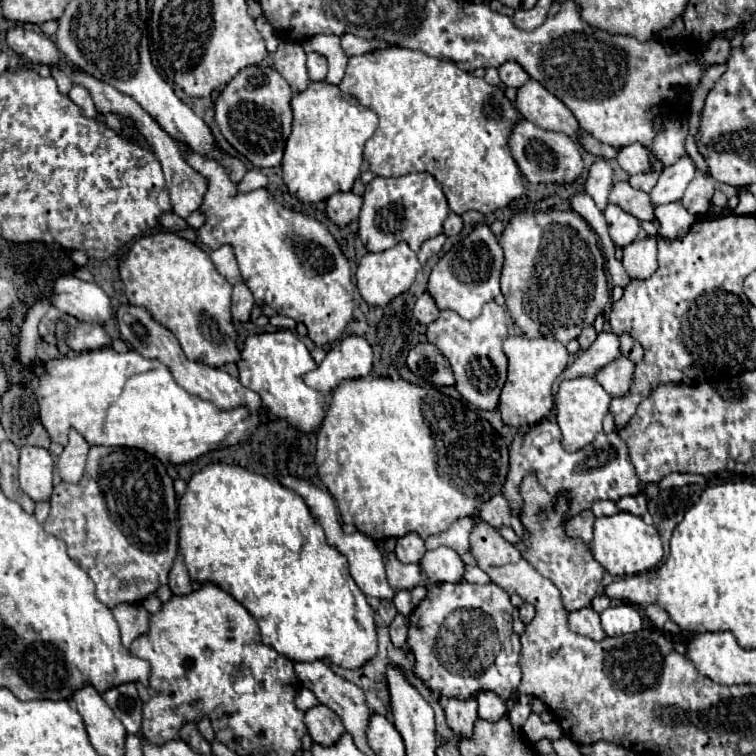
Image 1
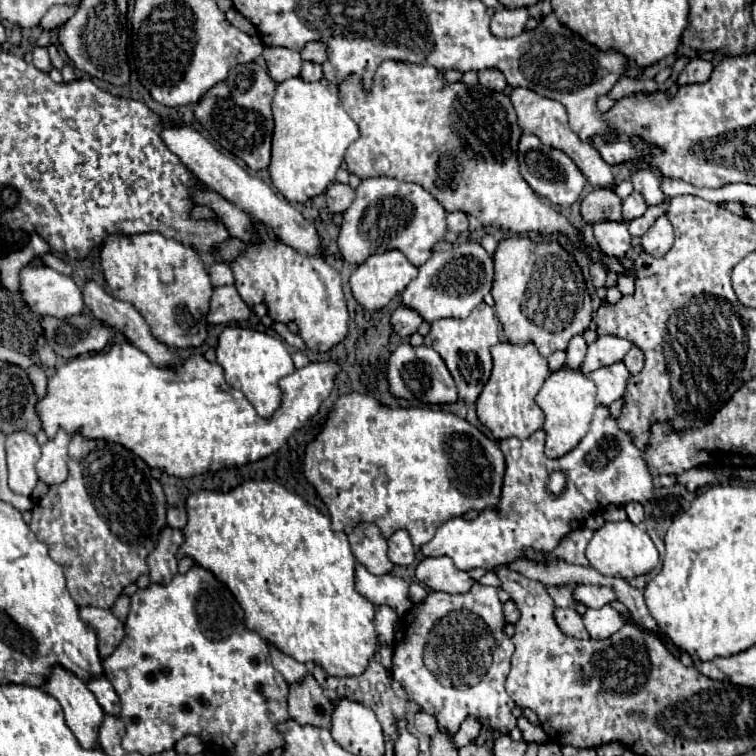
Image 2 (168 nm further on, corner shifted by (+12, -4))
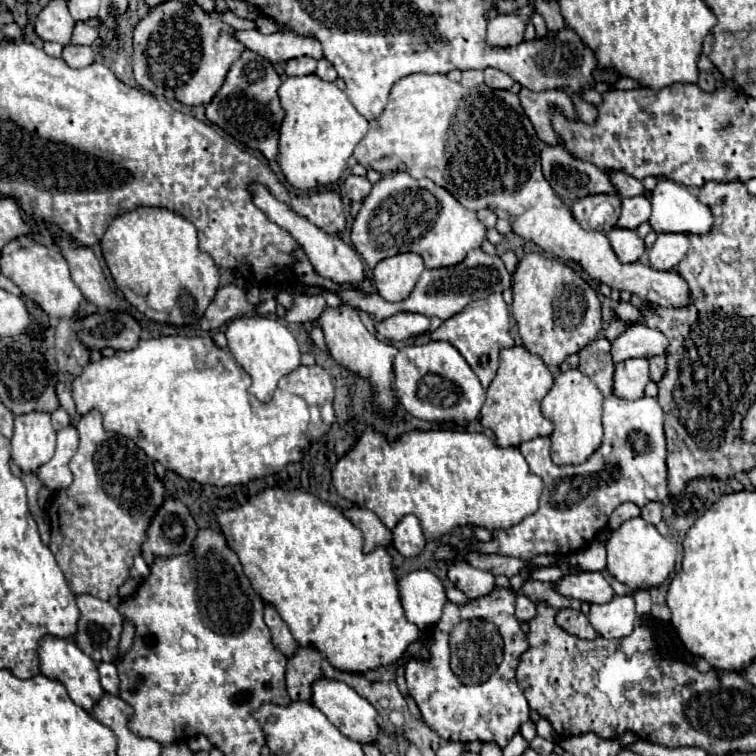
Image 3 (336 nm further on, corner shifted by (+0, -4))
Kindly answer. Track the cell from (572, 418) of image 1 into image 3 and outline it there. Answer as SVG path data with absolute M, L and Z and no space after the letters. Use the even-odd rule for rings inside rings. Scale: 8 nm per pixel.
M570 369L554 379L552 389L542 399L542 415L552 419L554 431L552 439L552 461L556 465L570 465L586 461L602 443L602 403L604 395L592 379L588 379L580 369Z

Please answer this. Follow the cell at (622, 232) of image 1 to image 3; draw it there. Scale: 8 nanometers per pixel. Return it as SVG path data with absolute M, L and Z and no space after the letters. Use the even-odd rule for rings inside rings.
M614 227L606 235L608 235L608 241L610 241L614 253L618 255L618 259L622 263L634 263L634 261L638 261L638 257L646 249L644 247L644 241L638 237L638 233L634 229Z

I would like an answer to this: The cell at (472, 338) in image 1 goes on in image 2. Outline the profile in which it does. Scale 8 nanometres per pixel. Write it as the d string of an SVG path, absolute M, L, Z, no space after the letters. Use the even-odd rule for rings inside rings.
M480 303L466 319L440 319L432 323L430 333L424 337L424 345L432 347L444 359L448 371L452 373L460 399L464 403L474 403L486 385L492 371L490 347L498 343L498 319L494 309L486 303Z

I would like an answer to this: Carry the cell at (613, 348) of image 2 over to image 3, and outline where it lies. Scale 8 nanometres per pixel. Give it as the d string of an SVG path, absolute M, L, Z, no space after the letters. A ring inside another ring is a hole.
M630 325L618 339L612 341L612 359L614 363L634 359L634 357L654 357L664 355L668 339L646 325Z

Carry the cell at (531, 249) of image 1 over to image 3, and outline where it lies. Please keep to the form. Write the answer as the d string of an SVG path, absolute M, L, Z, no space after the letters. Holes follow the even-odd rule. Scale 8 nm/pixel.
M526 253L512 275L512 315L524 347L556 369L568 355L578 353L602 329L600 299L596 291L566 263L542 253Z

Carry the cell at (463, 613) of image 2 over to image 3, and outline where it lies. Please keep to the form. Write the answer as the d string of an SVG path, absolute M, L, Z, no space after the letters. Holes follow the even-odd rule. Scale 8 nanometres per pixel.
M496 587L484 597L470 599L466 605L456 605L448 601L444 605L440 623L424 631L426 639L430 641L430 657L412 657L406 663L408 691L414 697L426 725L436 731L444 741L486 741L504 749L508 741L520 731L520 725L530 719L526 697L516 685L516 667L520 655L528 649L528 641L514 615L514 601L516 595L504 587Z

